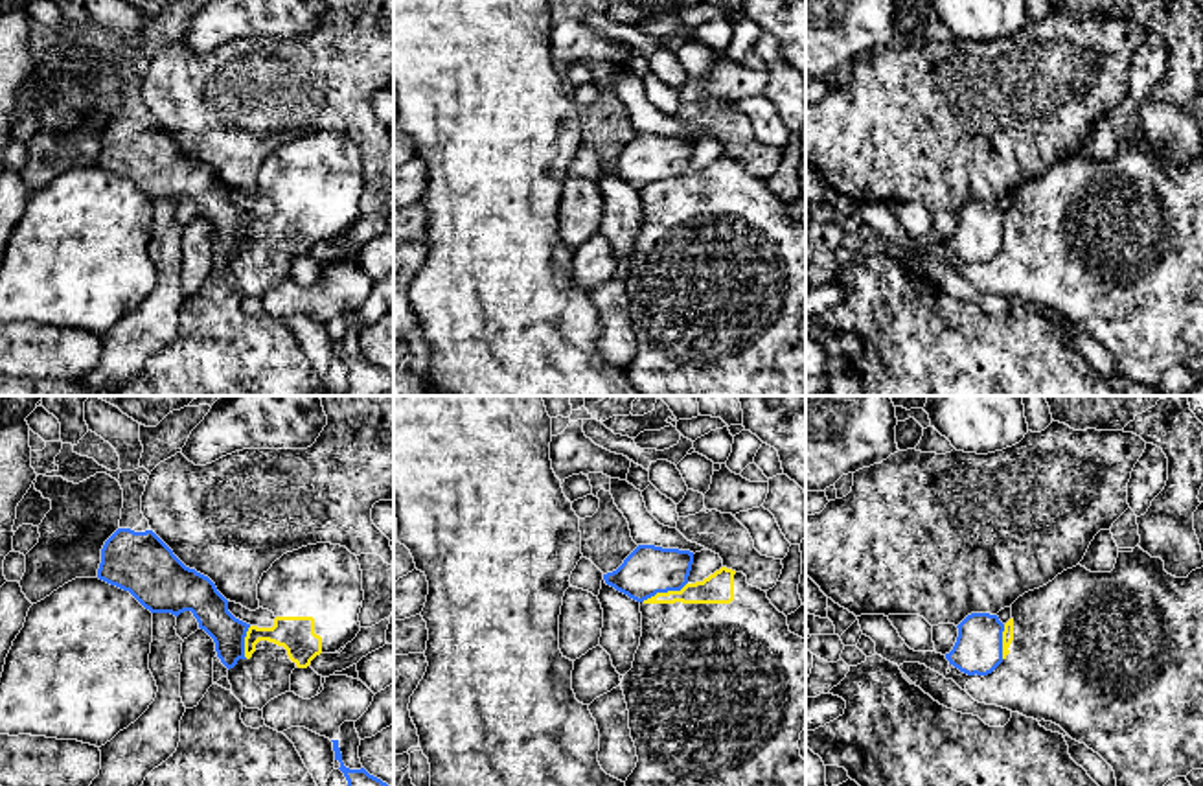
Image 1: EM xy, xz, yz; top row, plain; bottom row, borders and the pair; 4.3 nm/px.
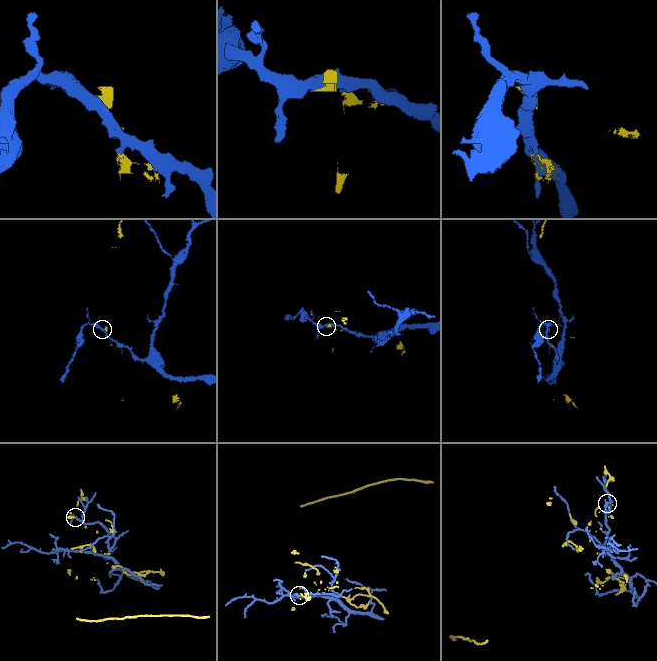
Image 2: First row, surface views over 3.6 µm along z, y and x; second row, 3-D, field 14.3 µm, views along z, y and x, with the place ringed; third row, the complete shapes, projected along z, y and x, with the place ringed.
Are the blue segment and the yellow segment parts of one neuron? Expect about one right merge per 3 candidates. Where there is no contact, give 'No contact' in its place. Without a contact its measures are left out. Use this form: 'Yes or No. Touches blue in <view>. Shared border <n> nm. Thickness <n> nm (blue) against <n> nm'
No. Touches blue in xz. Shared border 220 nm. Thickness 220 nm (blue) against 140 nm

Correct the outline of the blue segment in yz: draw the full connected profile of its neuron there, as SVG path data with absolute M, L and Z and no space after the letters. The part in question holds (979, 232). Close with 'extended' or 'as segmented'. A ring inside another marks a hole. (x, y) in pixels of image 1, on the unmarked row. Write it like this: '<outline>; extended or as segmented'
M971 201L958 214L958 225L945 247L968 263L988 263L1002 250L1004 212L997 202Z; as segmented

